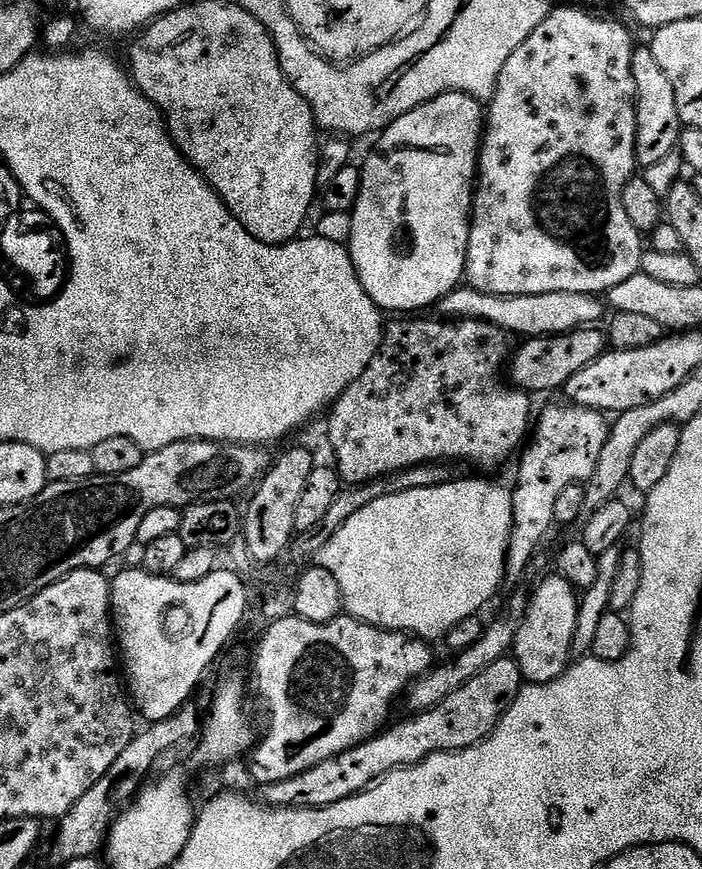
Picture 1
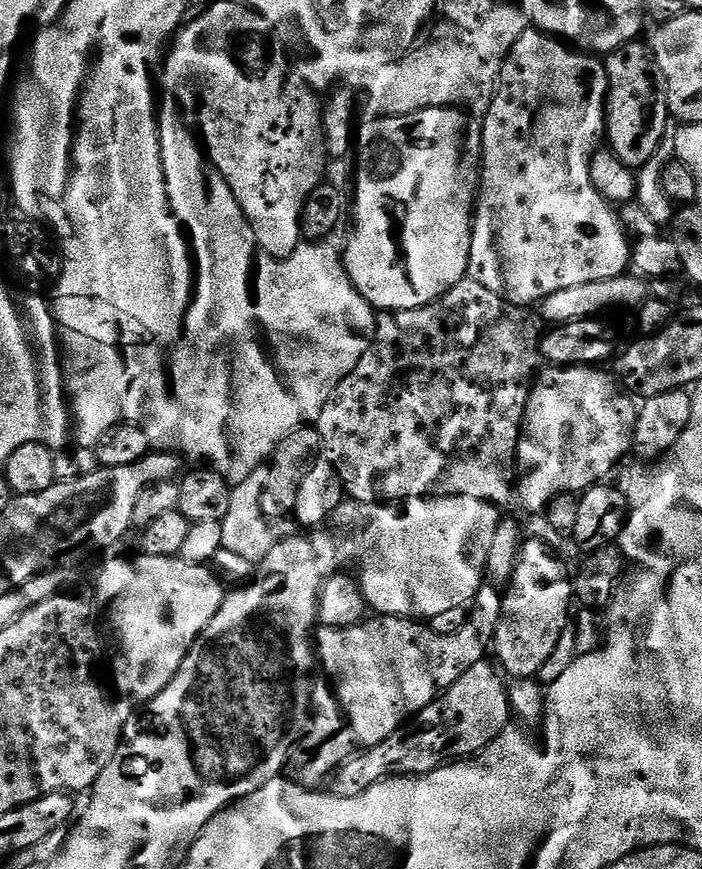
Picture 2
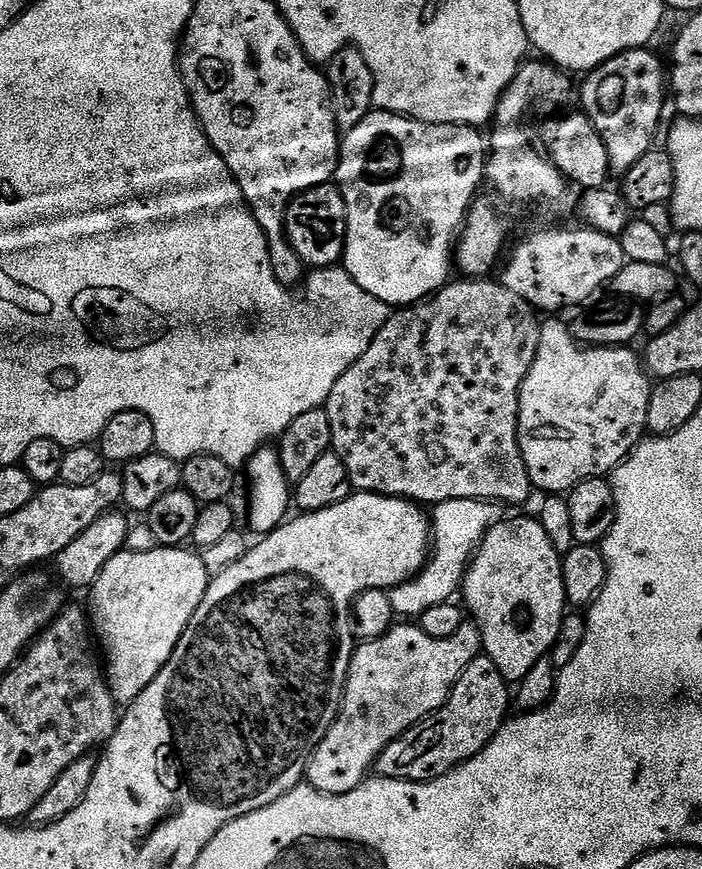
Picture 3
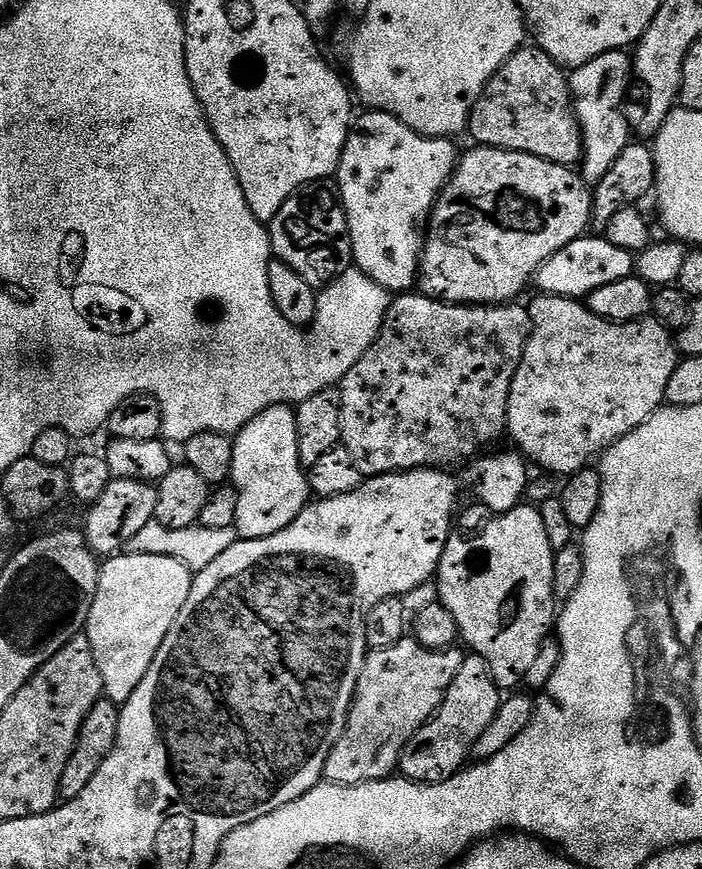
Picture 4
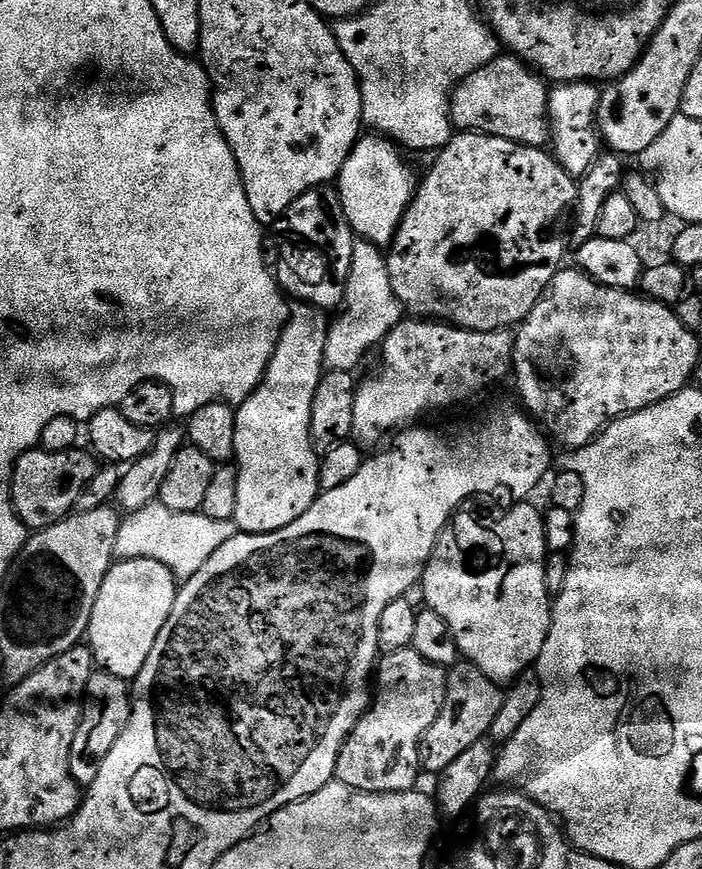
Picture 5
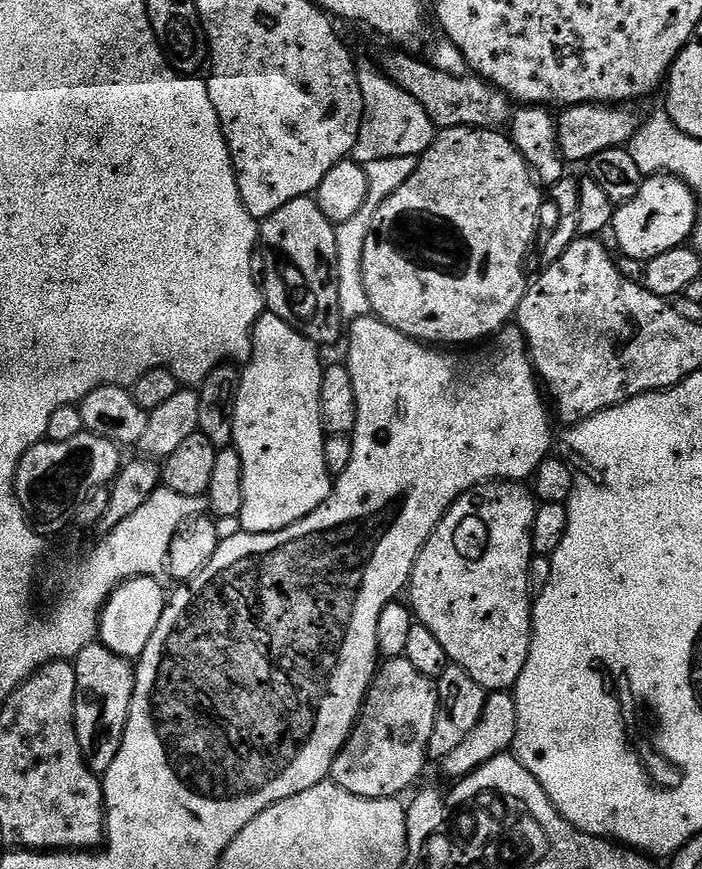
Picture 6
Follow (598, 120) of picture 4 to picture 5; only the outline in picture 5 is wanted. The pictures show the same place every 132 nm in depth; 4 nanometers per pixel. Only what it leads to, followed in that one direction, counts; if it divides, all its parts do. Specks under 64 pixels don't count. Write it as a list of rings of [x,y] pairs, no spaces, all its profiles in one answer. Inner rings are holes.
[[[577,80],[574,84],[557,84],[548,94],[550,151],[562,170],[574,178],[586,176],[588,167],[602,152],[602,141],[596,126],[596,108],[599,106],[600,94],[601,89],[586,80]]]

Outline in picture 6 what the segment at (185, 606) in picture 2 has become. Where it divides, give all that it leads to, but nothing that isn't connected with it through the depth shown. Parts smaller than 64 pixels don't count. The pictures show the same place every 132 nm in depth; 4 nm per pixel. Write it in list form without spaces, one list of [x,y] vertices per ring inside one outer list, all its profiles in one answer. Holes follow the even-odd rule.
[[[139,576],[119,584],[105,602],[100,615],[99,643],[127,660],[139,660],[142,650],[146,650],[146,642],[150,642],[154,630],[158,630],[158,618],[162,618],[164,613],[166,592],[164,596],[164,588],[160,583],[157,577]]]

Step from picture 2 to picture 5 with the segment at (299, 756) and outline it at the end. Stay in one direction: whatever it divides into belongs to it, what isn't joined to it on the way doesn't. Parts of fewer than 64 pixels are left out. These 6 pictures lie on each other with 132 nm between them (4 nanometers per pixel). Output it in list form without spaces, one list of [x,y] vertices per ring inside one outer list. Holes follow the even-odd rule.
[[[403,648],[397,652],[387,653],[379,661],[378,667],[374,672],[374,691],[370,696],[370,703],[360,721],[354,726],[354,730],[344,740],[342,750],[338,754],[338,762],[336,763],[335,779],[339,783],[345,784],[347,788],[352,788],[356,792],[410,792],[417,787],[416,779],[422,776],[420,766],[420,739],[426,734],[426,730],[430,730],[430,726],[434,726],[434,718],[438,718],[440,713],[440,701],[444,694],[444,678],[445,669],[439,668],[436,664],[426,662],[426,658],[418,655],[413,648]]]

